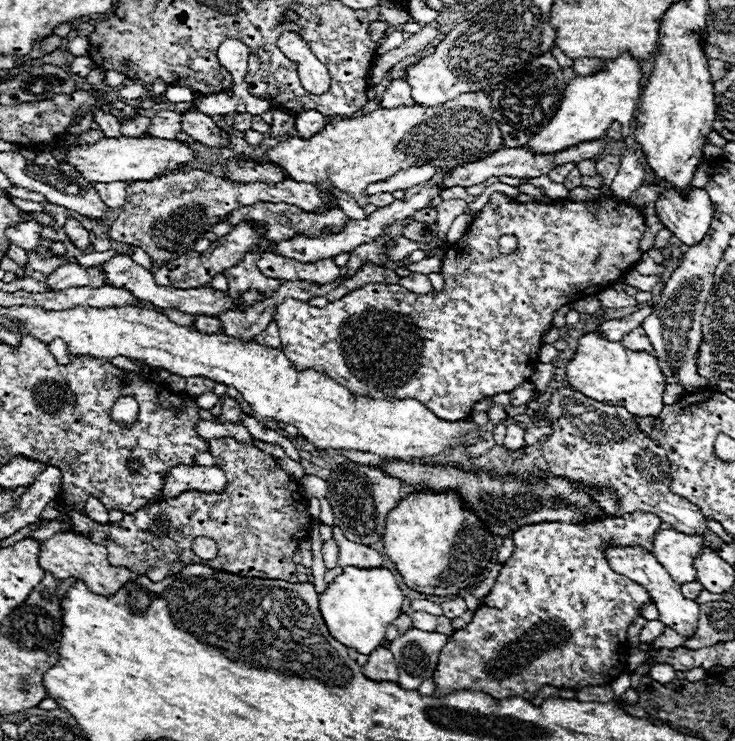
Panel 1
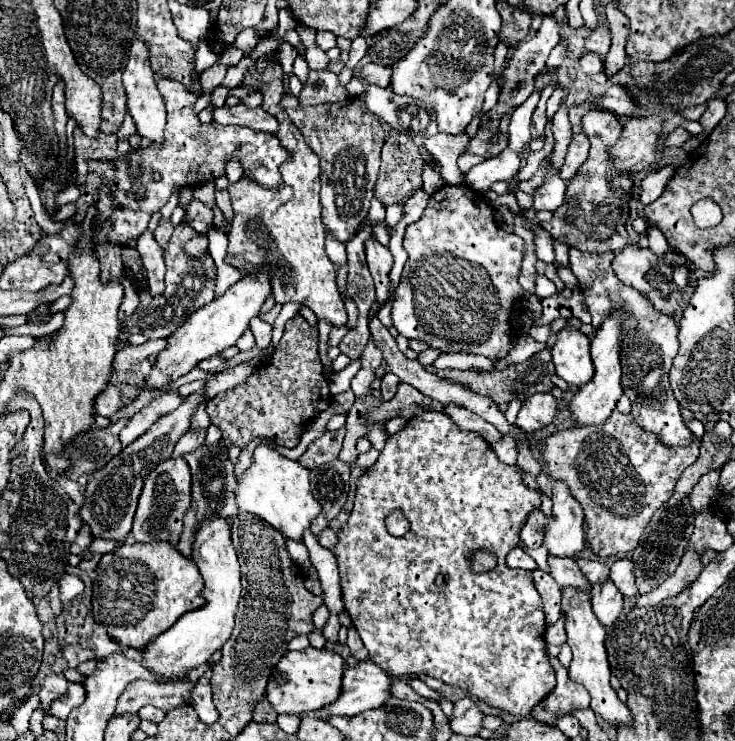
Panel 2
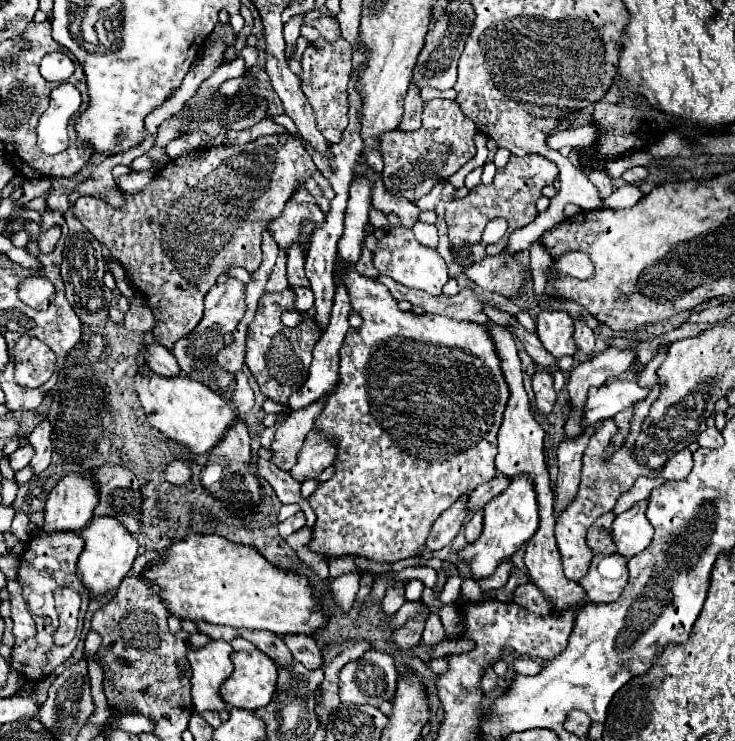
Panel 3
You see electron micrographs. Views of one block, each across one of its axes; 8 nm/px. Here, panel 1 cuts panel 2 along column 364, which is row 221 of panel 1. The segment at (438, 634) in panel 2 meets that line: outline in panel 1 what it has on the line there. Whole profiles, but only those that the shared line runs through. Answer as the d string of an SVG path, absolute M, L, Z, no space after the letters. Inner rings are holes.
M494 192L488 200L488 210L480 210L478 218L472 220L472 224L466 228L466 232L462 234L462 238L458 242L454 242L442 256L442 278L444 278L444 290L432 290L430 294L416 294L412 290L406 290L400 284L364 284L352 292L348 292L346 296L342 296L336 302L330 302L324 308L318 306L310 306L308 302L296 300L296 298L288 298L284 304L278 306L274 320L278 322L280 328L280 340L282 340L282 348L286 358L290 362L294 362L294 366L306 368L306 366L314 366L316 370L320 370L322 374L328 374L330 378L336 378L336 382L348 386L352 392L356 394L366 394L370 398L416 398L420 402L424 402L424 406L428 406L428 410L432 410L438 418L444 418L448 422L460 422L466 420L472 414L472 408L476 402L480 402L482 398L490 398L502 392L510 392L516 386L524 384L530 380L536 364L538 364L538 354L542 348L542 336L552 328L552 320L554 314L560 306L576 302L580 298L586 296L594 296L598 292L602 292L604 288L610 288L612 284L616 284L622 276L626 276L626 272L630 272L642 258L642 250L640 250L640 238L646 232L646 216L638 206L628 204L626 200L618 200L614 196L602 196L600 200L594 202L572 202L568 198L562 200L554 200L552 204L542 204L542 202L528 202L528 204L518 204L508 200L508 196L504 196L502 192ZM500 204L500 210L494 210L494 206ZM504 234L514 234L518 238L518 250L514 254L500 254L498 250L498 238Z

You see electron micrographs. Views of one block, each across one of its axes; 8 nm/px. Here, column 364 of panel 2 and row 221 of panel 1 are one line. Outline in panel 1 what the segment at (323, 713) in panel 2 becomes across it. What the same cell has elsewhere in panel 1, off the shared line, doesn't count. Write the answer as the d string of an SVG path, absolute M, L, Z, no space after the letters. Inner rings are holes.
M666 188L656 200L660 222L686 246L694 246L708 234L712 212L712 202L702 188L692 188L686 196L676 188Z

